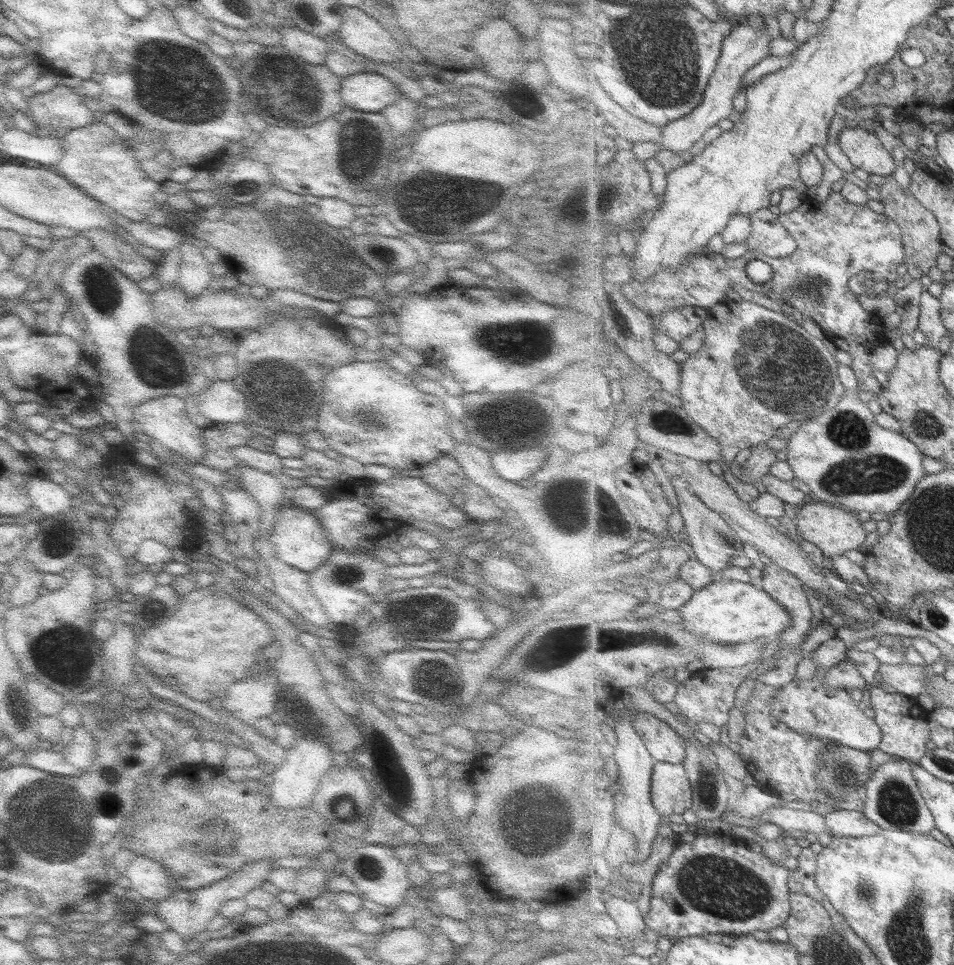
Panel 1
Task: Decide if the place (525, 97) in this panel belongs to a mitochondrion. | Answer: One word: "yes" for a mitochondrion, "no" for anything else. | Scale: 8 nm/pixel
no

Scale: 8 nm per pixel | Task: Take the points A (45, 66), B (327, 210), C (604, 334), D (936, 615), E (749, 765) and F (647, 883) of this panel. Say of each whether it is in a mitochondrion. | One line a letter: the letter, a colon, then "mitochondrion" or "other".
A: other
B: other
C: other
D: mitochondrion
E: other
F: other

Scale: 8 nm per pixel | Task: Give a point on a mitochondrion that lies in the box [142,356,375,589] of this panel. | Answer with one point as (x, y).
(280, 391)

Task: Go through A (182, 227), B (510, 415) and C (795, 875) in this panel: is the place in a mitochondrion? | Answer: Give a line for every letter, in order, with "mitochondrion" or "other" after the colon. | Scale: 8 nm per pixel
A: other
B: mitochondrion
C: other

